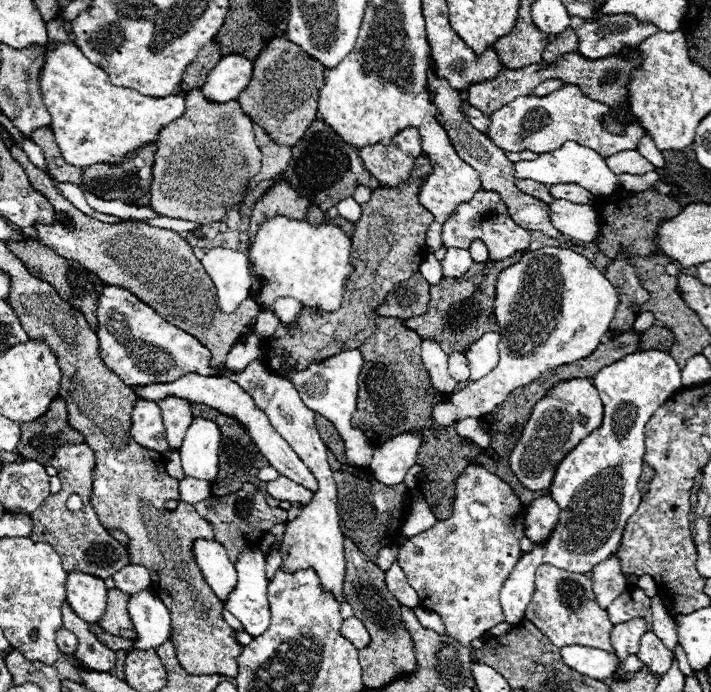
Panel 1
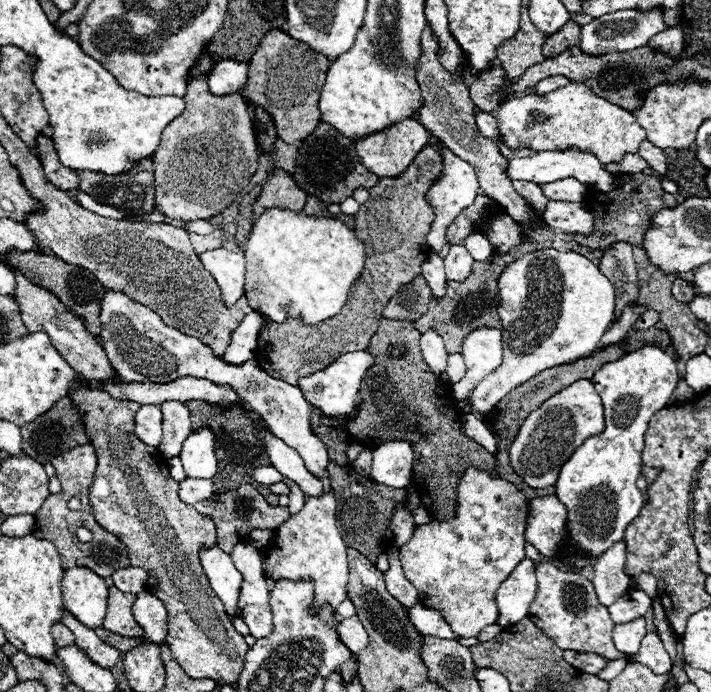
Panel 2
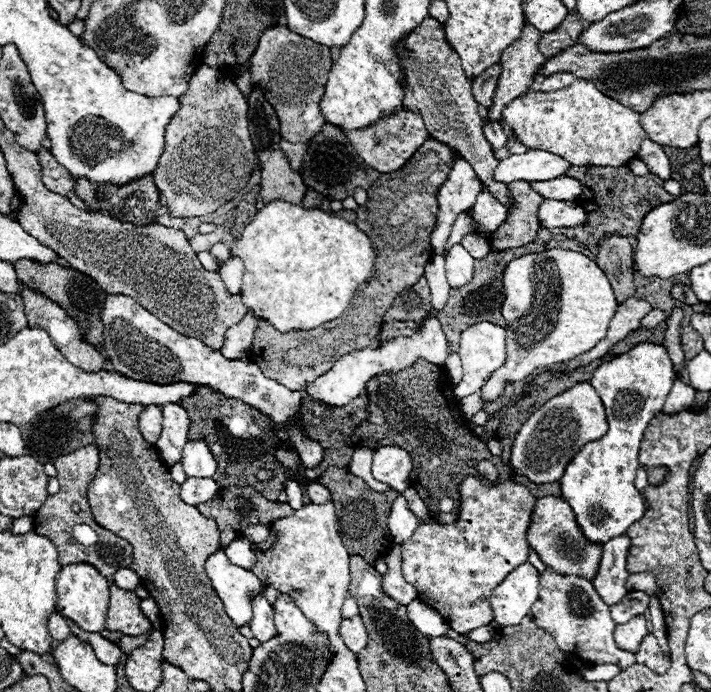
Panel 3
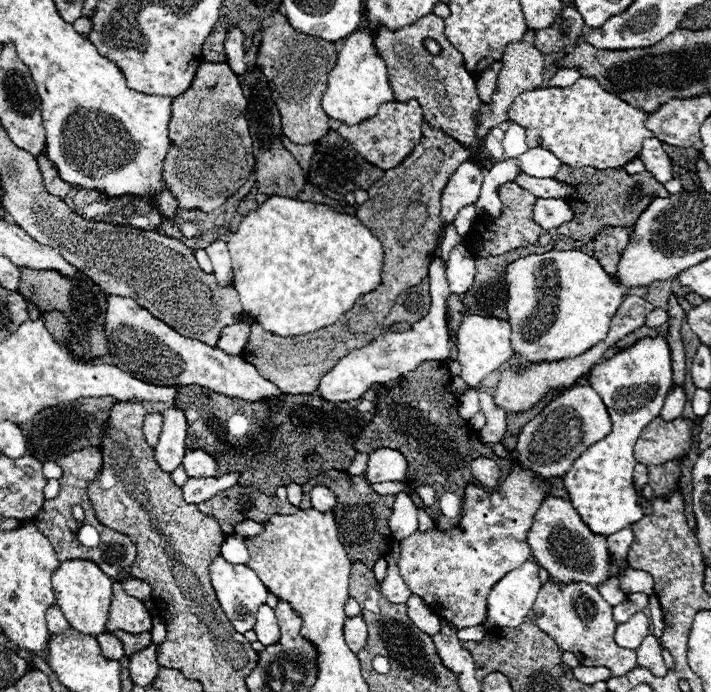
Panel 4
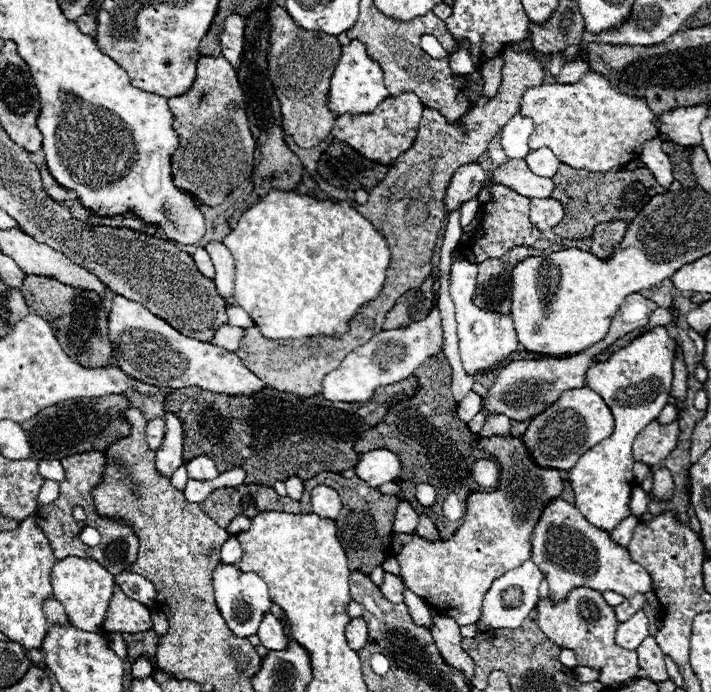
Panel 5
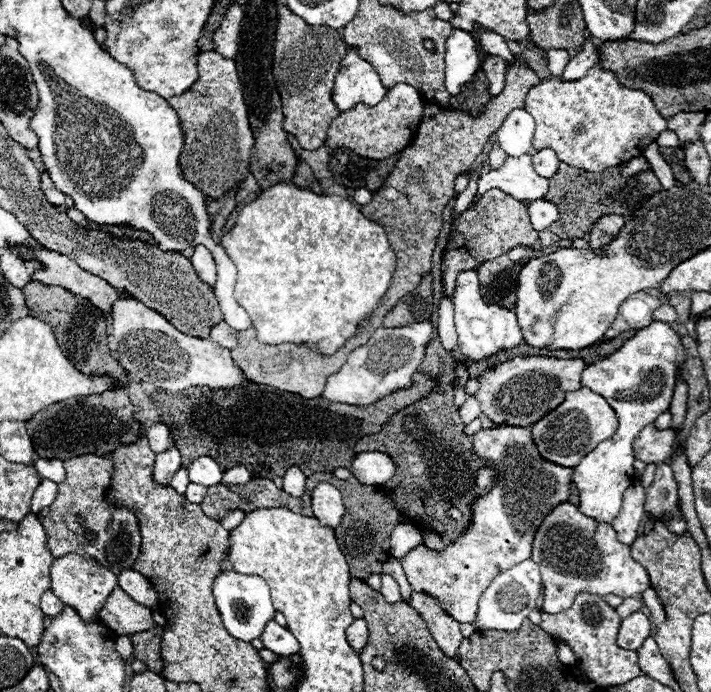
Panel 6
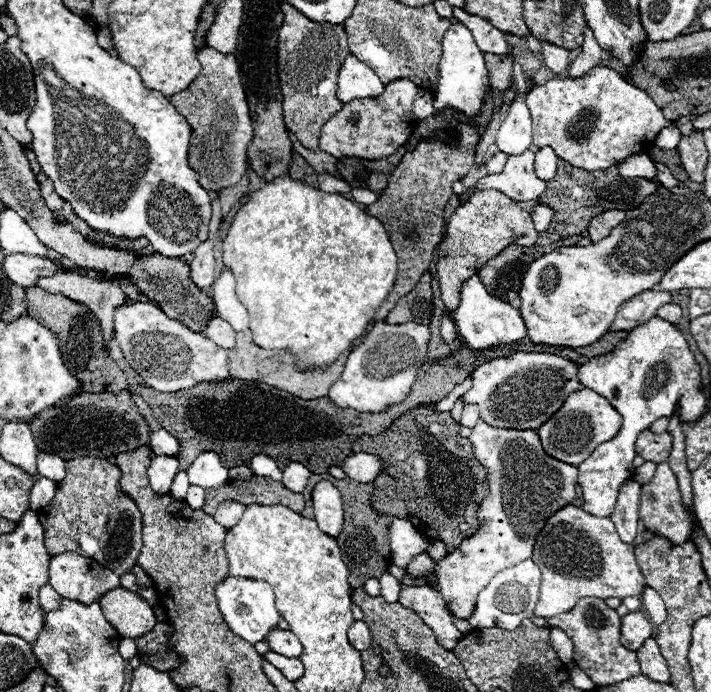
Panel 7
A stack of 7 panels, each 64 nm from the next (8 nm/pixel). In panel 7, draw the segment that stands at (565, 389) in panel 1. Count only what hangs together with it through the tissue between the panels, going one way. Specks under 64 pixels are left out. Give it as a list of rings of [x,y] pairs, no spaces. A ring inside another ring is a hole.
[[[582,388],[578,390],[578,394],[574,392],[566,398],[562,410],[558,410],[558,414],[550,418],[550,422],[540,426],[538,434],[542,438],[544,450],[550,456],[578,466],[582,460],[586,460],[596,450],[596,446],[612,440],[618,434],[620,426],[622,426],[622,416],[616,412],[616,408],[606,398],[596,394],[594,390]]]

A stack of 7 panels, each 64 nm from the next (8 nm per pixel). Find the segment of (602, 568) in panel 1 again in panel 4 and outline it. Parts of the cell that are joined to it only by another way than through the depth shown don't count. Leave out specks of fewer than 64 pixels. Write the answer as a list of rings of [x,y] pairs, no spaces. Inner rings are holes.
[[[626,526],[626,528],[622,528],[622,530],[618,530],[618,532],[608,536],[608,550],[612,554],[614,564],[622,566],[622,560],[626,558],[630,544],[632,544],[632,530],[630,530],[630,526]],[[612,578],[608,580],[606,584],[598,586],[598,592],[602,594],[602,598],[610,604],[610,606],[616,606],[618,602],[622,602],[626,598],[626,594],[622,594],[622,590],[618,590],[618,578]]]

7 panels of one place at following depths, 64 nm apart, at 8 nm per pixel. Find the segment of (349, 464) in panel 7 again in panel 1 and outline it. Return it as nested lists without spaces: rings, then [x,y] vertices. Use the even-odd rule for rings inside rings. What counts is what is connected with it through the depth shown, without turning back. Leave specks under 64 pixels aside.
[[[400,434],[374,450],[370,472],[372,476],[386,484],[396,486],[404,482],[406,472],[416,464],[416,452],[420,446],[420,436],[416,434]]]

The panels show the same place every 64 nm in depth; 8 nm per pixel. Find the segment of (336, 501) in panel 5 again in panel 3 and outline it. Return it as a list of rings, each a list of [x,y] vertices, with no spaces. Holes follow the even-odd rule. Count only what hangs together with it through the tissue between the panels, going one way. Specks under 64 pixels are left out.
[[[312,482],[312,484],[308,486],[308,496],[310,496],[310,500],[314,502],[314,504],[326,504],[326,502],[332,500],[330,490],[328,490],[326,486],[318,484],[318,482]]]

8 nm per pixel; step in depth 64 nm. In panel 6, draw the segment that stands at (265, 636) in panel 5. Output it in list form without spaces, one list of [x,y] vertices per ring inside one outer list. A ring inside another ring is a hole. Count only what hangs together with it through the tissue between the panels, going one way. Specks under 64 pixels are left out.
[[[276,622],[266,624],[266,632],[262,632],[262,642],[264,642],[264,648],[280,656],[292,656],[300,652],[300,644],[296,636],[288,628],[278,626]]]

